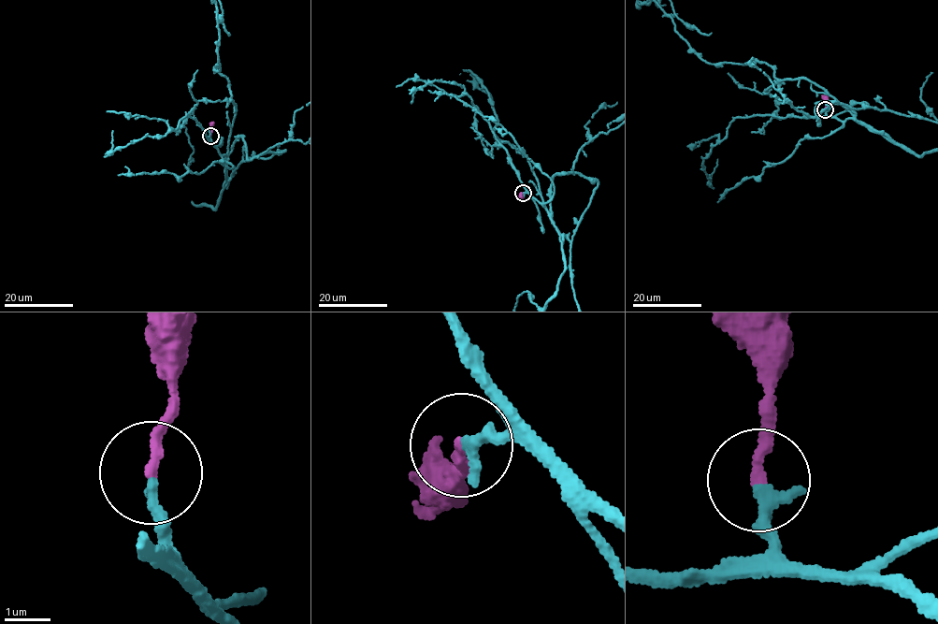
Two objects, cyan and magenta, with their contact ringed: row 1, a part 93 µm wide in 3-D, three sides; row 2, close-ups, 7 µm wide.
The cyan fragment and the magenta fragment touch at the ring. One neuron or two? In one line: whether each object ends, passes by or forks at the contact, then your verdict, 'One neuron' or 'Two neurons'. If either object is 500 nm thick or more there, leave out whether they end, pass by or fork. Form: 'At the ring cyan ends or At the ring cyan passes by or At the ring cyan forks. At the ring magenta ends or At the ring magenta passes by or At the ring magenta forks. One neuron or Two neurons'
At the ring cyan ends. At the ring magenta ends. One neuron

